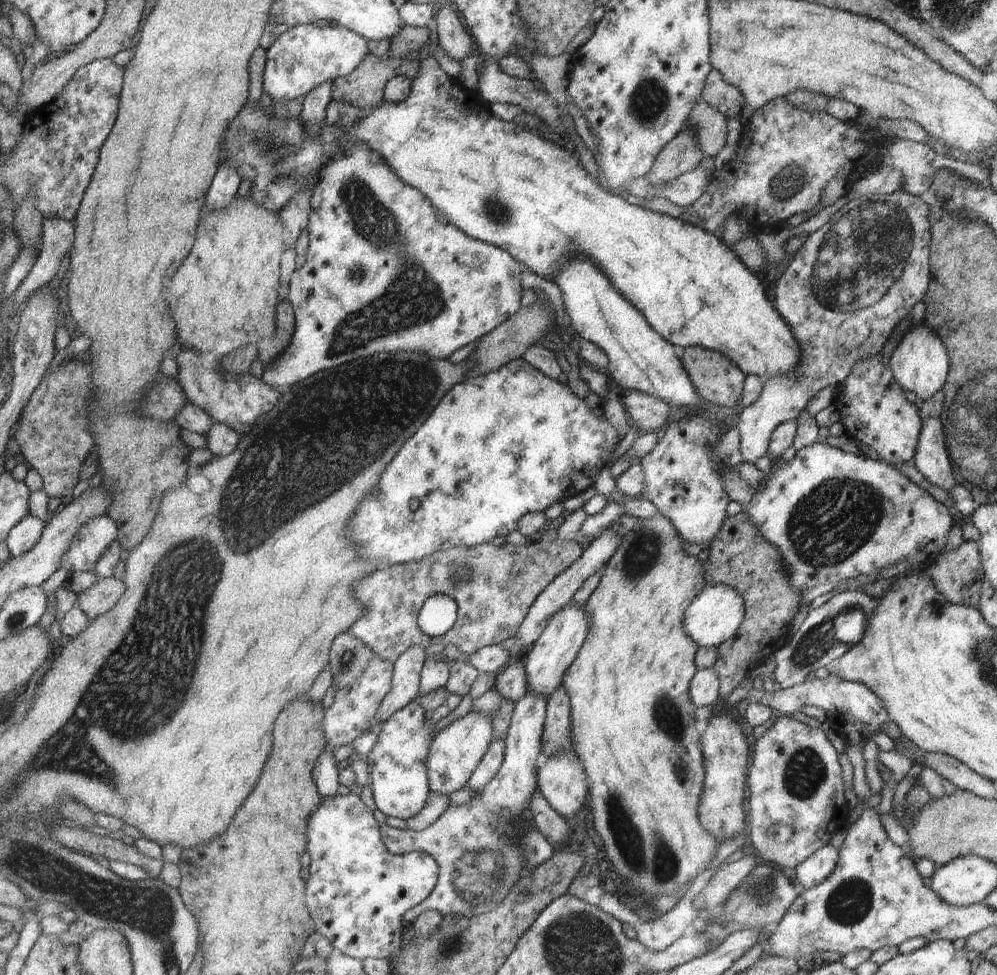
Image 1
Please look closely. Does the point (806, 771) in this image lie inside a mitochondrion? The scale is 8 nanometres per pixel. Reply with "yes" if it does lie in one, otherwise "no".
yes

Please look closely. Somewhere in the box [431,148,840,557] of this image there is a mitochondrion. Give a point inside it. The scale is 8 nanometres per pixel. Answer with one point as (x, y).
(787, 182)

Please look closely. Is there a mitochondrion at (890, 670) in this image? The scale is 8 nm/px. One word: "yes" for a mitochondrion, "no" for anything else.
no

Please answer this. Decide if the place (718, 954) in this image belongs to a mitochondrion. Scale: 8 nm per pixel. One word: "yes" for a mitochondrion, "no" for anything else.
no

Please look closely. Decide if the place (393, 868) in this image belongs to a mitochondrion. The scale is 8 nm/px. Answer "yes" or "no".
no

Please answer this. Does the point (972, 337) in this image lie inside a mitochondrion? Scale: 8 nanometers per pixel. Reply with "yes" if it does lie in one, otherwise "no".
no

